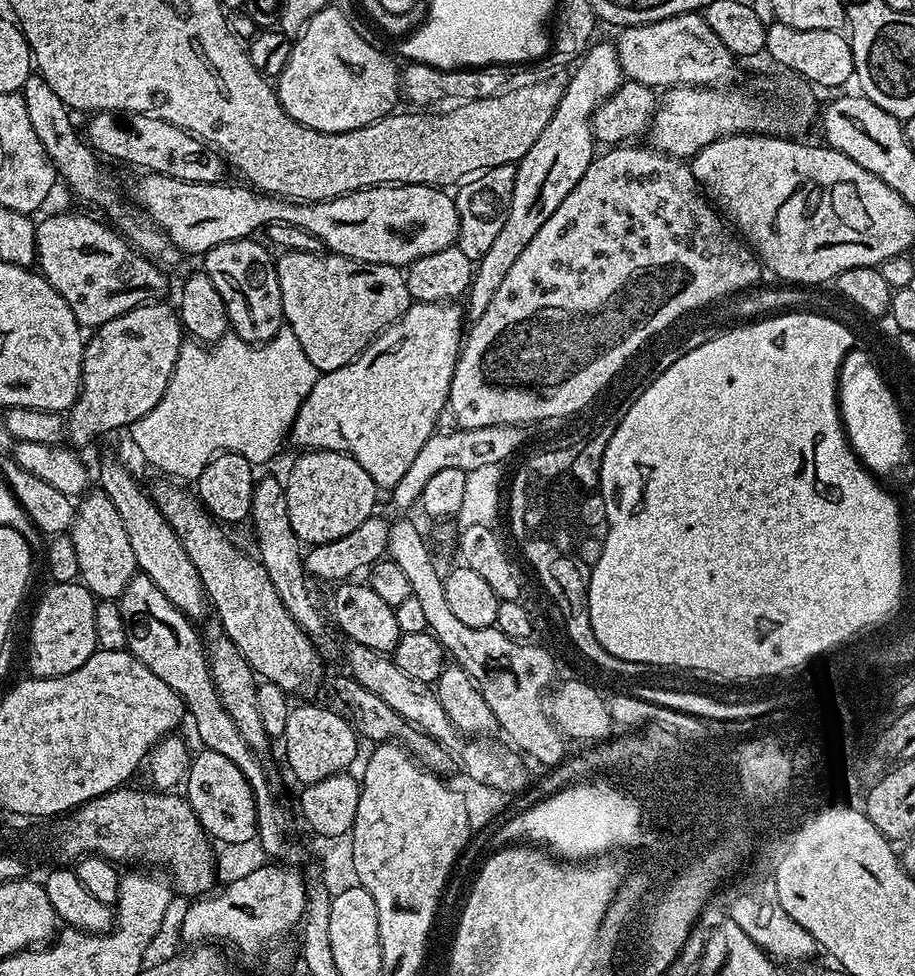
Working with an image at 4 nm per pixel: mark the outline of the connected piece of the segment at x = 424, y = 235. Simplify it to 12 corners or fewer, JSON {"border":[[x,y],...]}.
{"border":[[157,172],[143,215],[181,253],[272,223],[398,269],[453,247],[456,201],[379,184],[301,202]]}

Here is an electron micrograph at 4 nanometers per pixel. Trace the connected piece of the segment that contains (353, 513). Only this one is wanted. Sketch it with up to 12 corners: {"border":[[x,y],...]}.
{"border":[[304,450],[284,484],[301,545],[377,511],[374,478],[344,452]]}

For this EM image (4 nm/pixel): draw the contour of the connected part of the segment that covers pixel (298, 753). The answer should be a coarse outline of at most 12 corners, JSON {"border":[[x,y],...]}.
{"border":[[300,704],[282,743],[301,785],[348,772],[358,737],[339,711]]}

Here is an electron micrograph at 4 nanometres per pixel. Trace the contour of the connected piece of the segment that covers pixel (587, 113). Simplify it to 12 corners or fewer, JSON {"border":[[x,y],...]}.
{"border":[[615,43],[571,69],[516,164],[514,198],[466,293],[482,318],[594,159],[592,115],[622,83]]}

